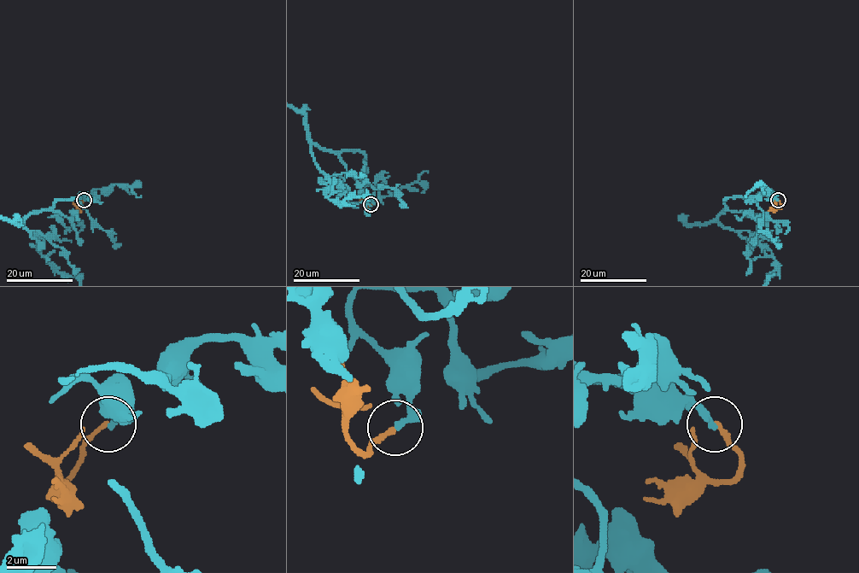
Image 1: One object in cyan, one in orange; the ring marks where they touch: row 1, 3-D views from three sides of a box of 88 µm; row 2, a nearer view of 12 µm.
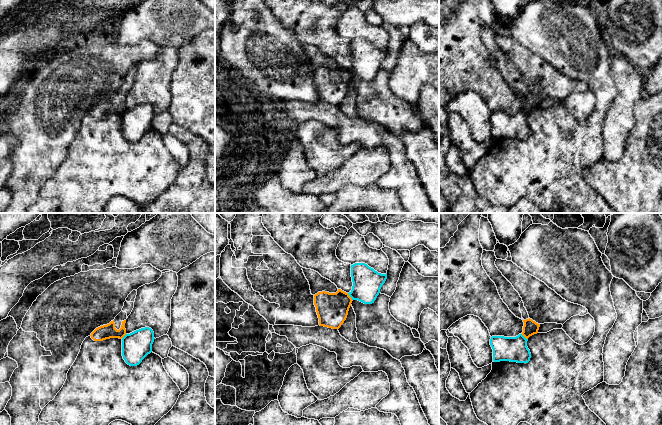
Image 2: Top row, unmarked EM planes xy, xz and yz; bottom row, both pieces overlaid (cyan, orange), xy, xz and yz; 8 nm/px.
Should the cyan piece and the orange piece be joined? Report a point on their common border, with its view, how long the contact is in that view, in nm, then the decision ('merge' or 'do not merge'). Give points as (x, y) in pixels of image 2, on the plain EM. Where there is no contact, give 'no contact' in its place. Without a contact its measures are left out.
xz (350, 72) | 80 nm | do not merge

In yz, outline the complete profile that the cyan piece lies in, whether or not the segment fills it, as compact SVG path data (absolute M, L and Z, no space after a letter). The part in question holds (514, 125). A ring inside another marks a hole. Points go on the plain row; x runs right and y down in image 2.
M522 110L516 113L492 112L490 121L493 125L493 137L528 139L531 134L527 117Z

